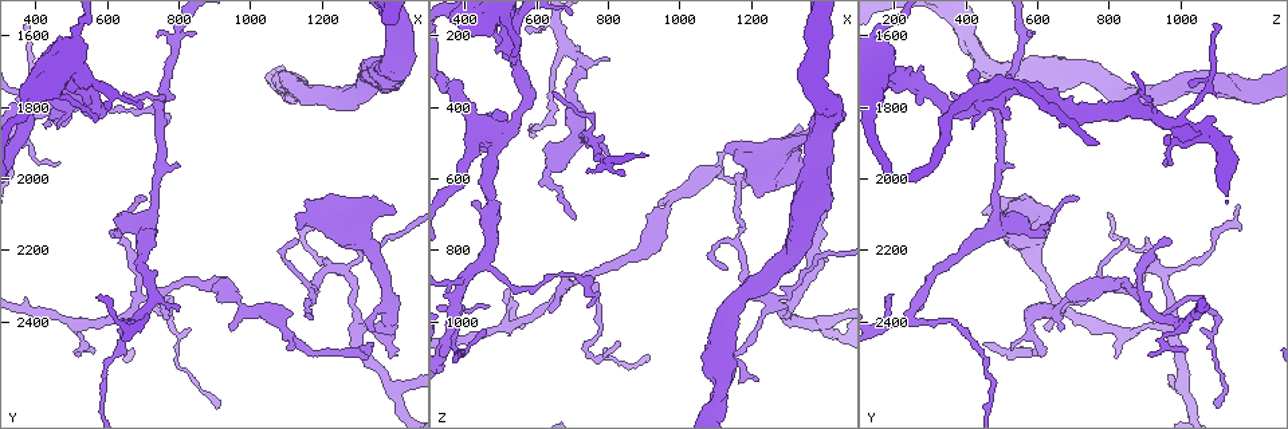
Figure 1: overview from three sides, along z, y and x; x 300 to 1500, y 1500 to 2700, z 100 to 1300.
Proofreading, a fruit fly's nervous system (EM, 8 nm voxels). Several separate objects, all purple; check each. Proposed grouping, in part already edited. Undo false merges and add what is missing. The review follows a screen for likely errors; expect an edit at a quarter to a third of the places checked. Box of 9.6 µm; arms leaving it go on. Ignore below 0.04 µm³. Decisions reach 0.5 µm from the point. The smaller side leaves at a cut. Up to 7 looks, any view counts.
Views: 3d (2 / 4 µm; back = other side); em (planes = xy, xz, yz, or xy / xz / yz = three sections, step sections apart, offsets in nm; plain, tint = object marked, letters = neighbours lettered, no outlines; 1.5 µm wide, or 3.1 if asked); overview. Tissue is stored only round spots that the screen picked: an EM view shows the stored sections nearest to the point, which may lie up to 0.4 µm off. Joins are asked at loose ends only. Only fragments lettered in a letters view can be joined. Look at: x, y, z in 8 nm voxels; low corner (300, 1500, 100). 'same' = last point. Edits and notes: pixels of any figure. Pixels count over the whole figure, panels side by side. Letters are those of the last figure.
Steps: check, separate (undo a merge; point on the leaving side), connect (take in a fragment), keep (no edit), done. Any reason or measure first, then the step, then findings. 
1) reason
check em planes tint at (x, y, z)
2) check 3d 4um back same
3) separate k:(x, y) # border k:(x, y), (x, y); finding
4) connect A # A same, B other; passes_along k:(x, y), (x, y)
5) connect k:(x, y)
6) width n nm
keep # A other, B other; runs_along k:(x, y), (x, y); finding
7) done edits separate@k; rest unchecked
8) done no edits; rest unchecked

abrupt turn
check 3d 2um at (690, 2380, 250)

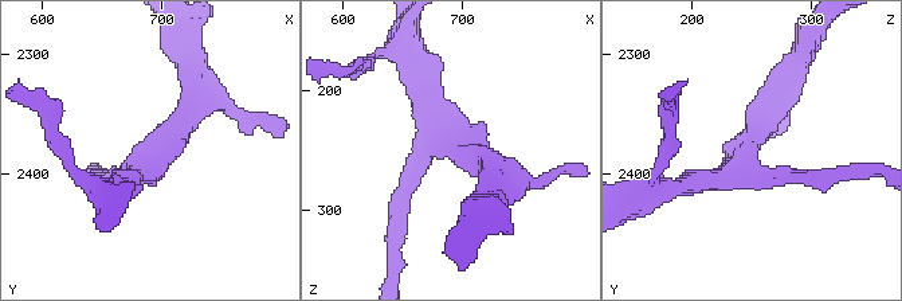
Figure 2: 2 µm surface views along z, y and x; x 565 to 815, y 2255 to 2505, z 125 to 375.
arms 3; need the tissue
check em planes letters at (686, 2380, 246)

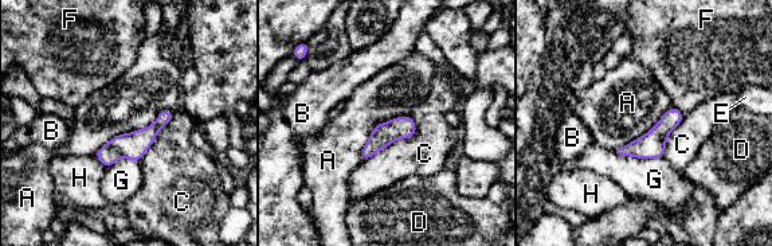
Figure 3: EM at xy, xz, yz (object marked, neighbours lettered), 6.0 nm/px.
keep # A other, B other, C other, D other, E other, F other, G other, H other; runs_along 3:(168, 114), (136, 144), (100, 155); continuous, no second neuron

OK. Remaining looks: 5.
tapers out
check em planes tint at (1350, 2410, 640)

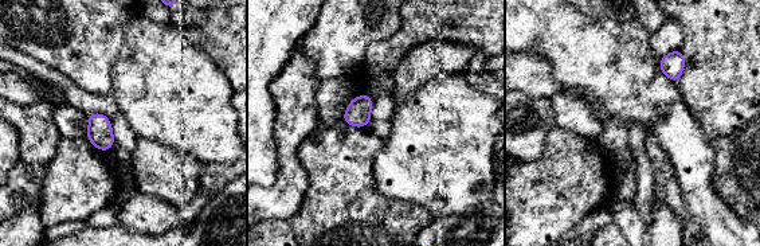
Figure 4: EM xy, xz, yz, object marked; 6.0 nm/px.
check em planes letters same

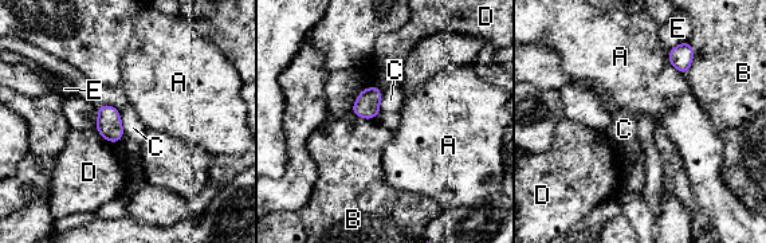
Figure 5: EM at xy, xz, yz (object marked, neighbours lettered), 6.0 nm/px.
keep # A other, B other, C other, D other, E other; border 5:(117, 109), (124, 134); none of them fits

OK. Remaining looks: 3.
thin end
check 3d 4um at (710, 2060, 700)

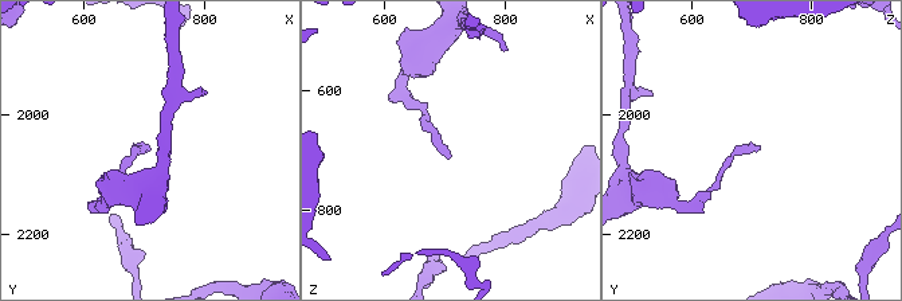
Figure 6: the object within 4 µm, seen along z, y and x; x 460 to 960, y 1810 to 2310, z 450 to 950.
now the EM
check em yz step 4 letters at (715, 2055, 705)

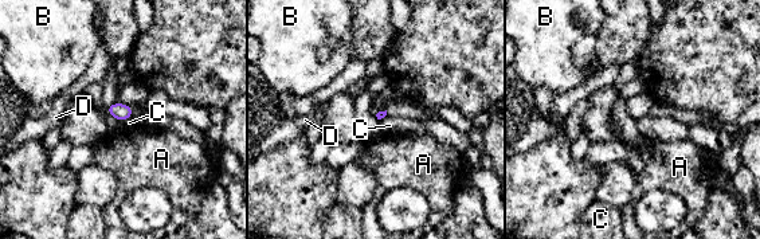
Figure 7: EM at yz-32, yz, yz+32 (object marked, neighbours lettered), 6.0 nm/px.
longest_contact C 80 nm
keep # A other, B other, C other, D other; border 7:(132, 116), (122, 122); no lettered fragment goes on from it

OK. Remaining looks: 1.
done no edits; rest unchecked

